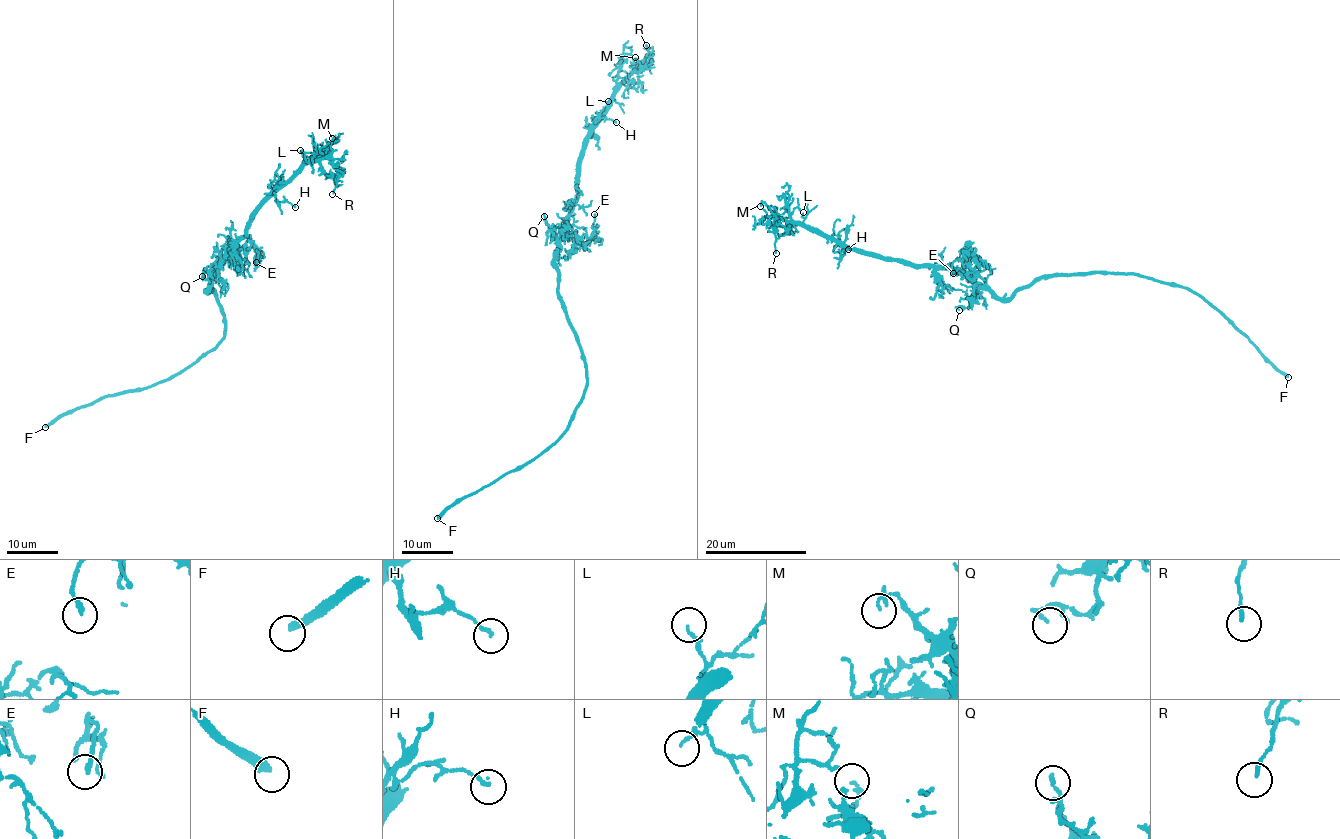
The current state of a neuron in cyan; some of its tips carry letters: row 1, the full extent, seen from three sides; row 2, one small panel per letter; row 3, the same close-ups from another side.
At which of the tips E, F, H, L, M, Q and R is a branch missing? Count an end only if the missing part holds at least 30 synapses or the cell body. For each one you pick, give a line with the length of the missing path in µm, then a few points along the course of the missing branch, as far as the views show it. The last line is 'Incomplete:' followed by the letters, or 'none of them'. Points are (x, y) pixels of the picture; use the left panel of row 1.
F: about 45 µm are missing
Incomplete: F

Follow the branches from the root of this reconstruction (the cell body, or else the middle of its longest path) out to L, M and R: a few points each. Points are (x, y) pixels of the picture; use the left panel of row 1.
L: (210, 289), (207, 292), (216, 269), (233, 241), (245, 235), (256, 206), (286, 184), (302, 163), (300, 150)
M: (210, 289), (216, 269), (233, 241), (245, 235), (261, 201), (300, 167), (328, 155), (332, 138)
R: (210, 289), (216, 269), (233, 241), (245, 235), (256, 206), (300, 167), (318, 162), (337, 180), (332, 194)

